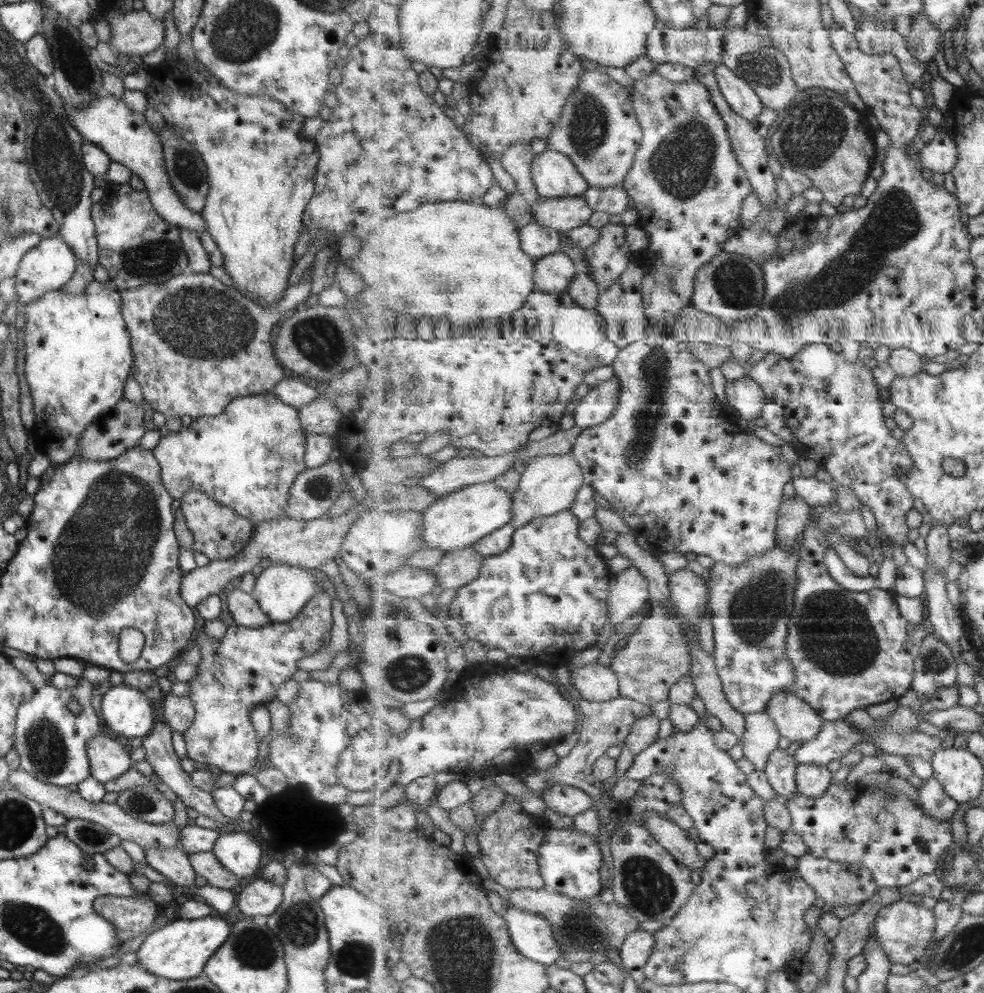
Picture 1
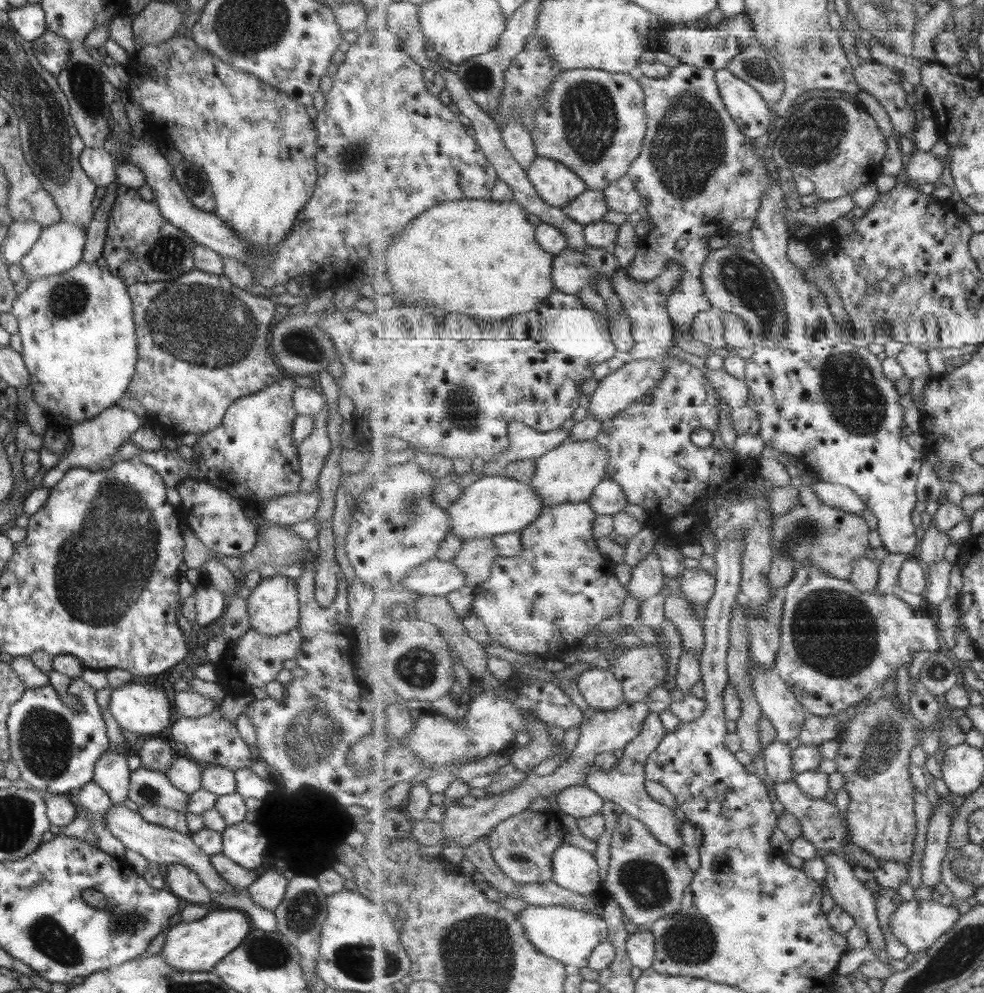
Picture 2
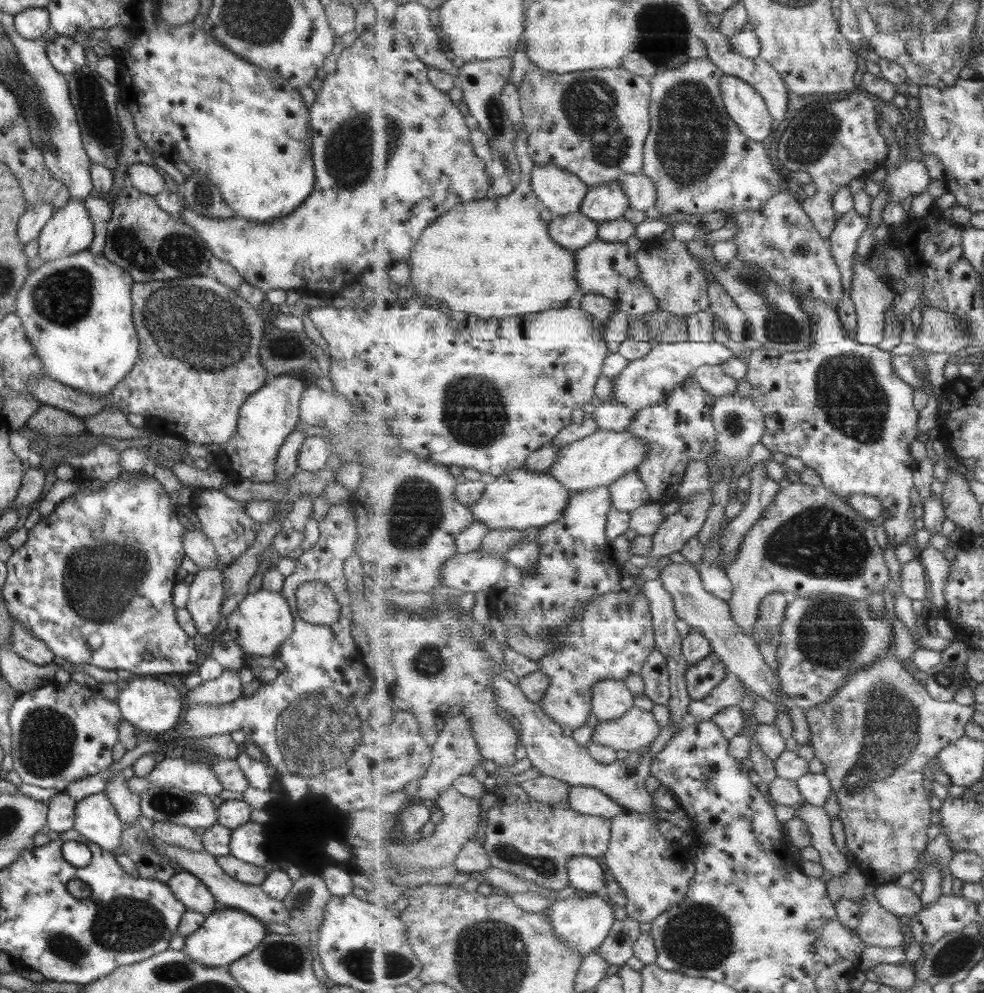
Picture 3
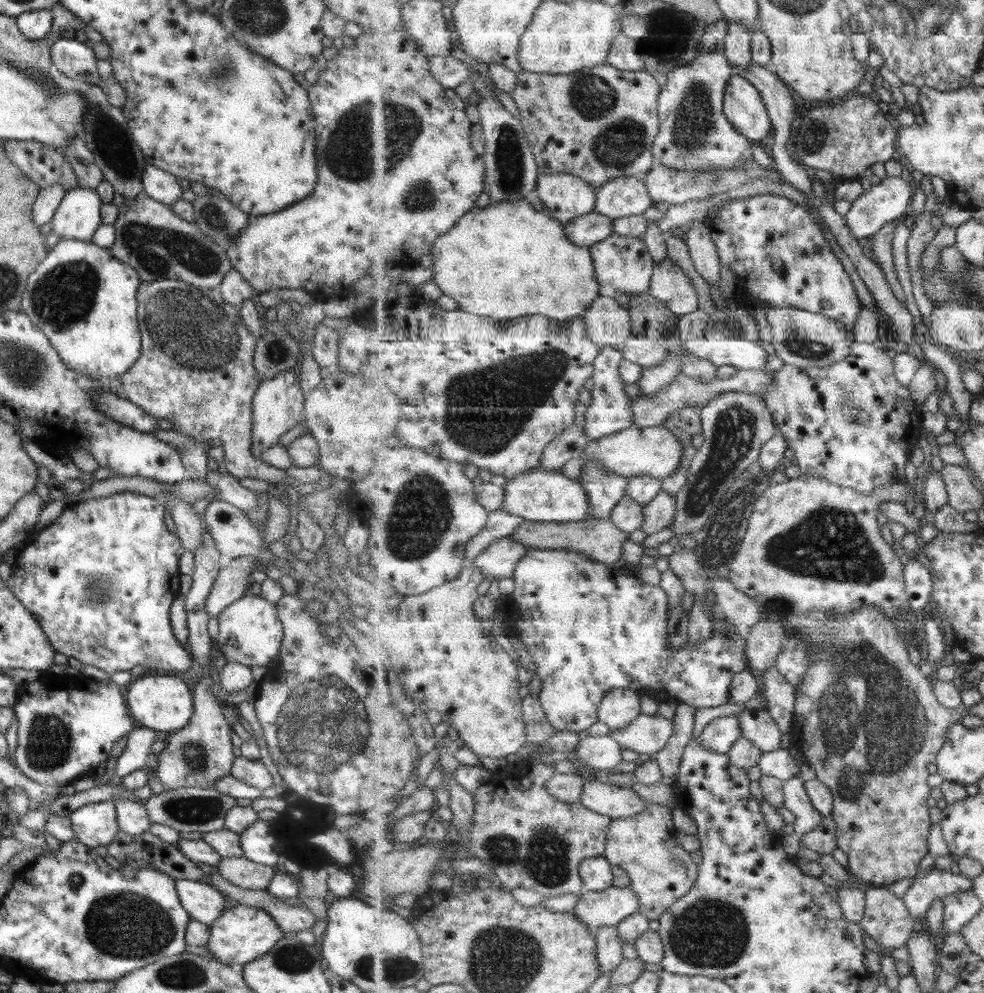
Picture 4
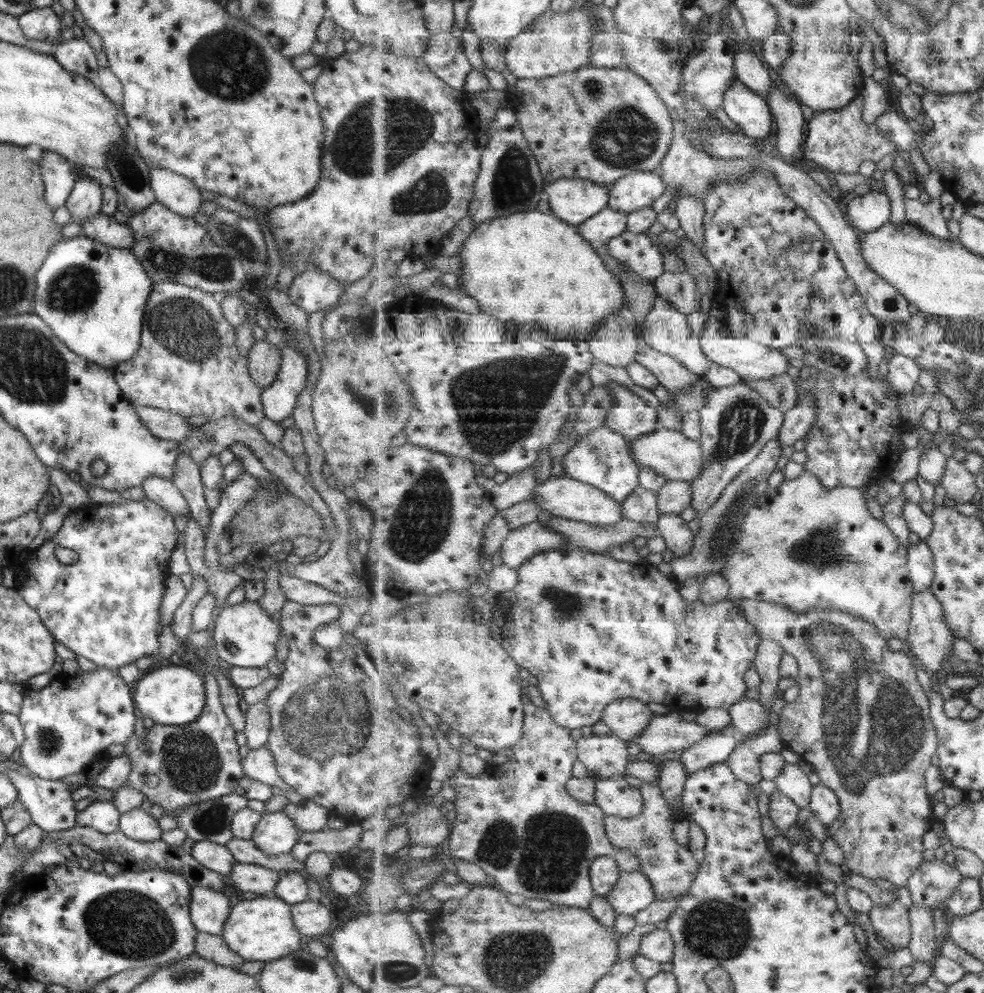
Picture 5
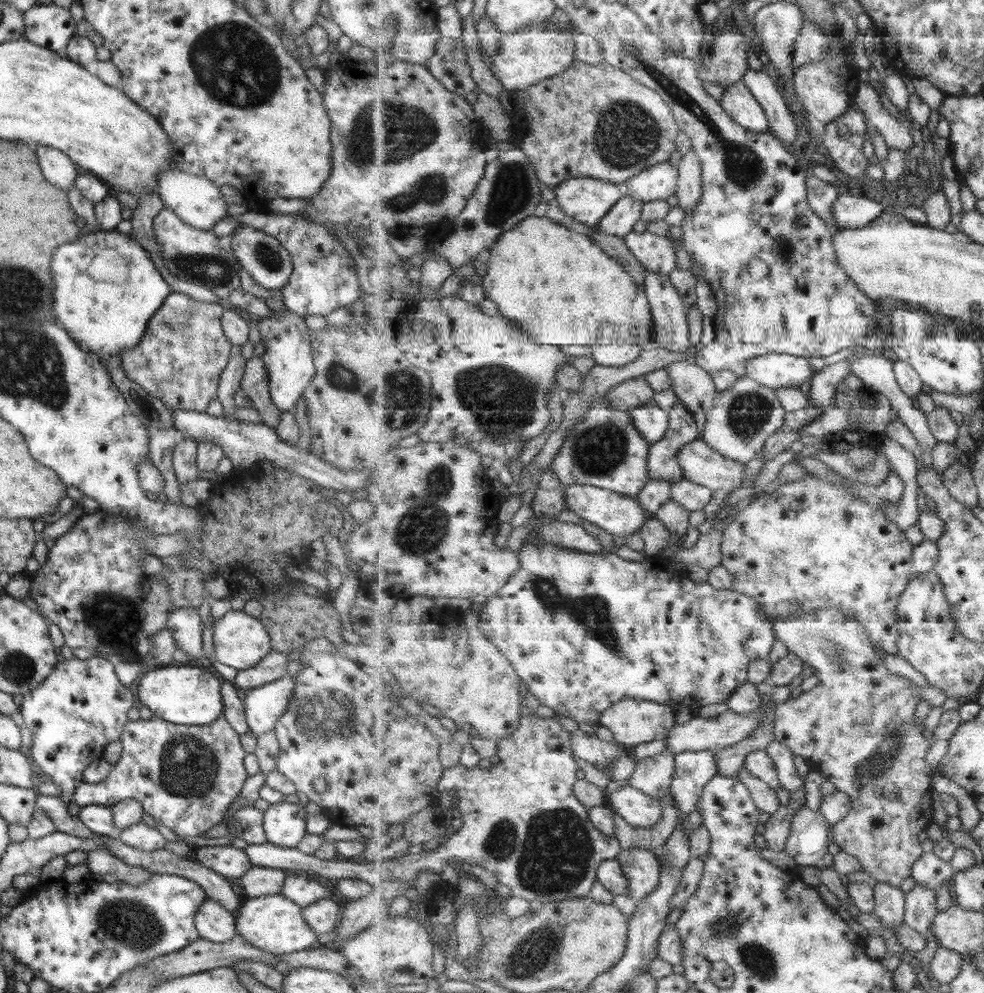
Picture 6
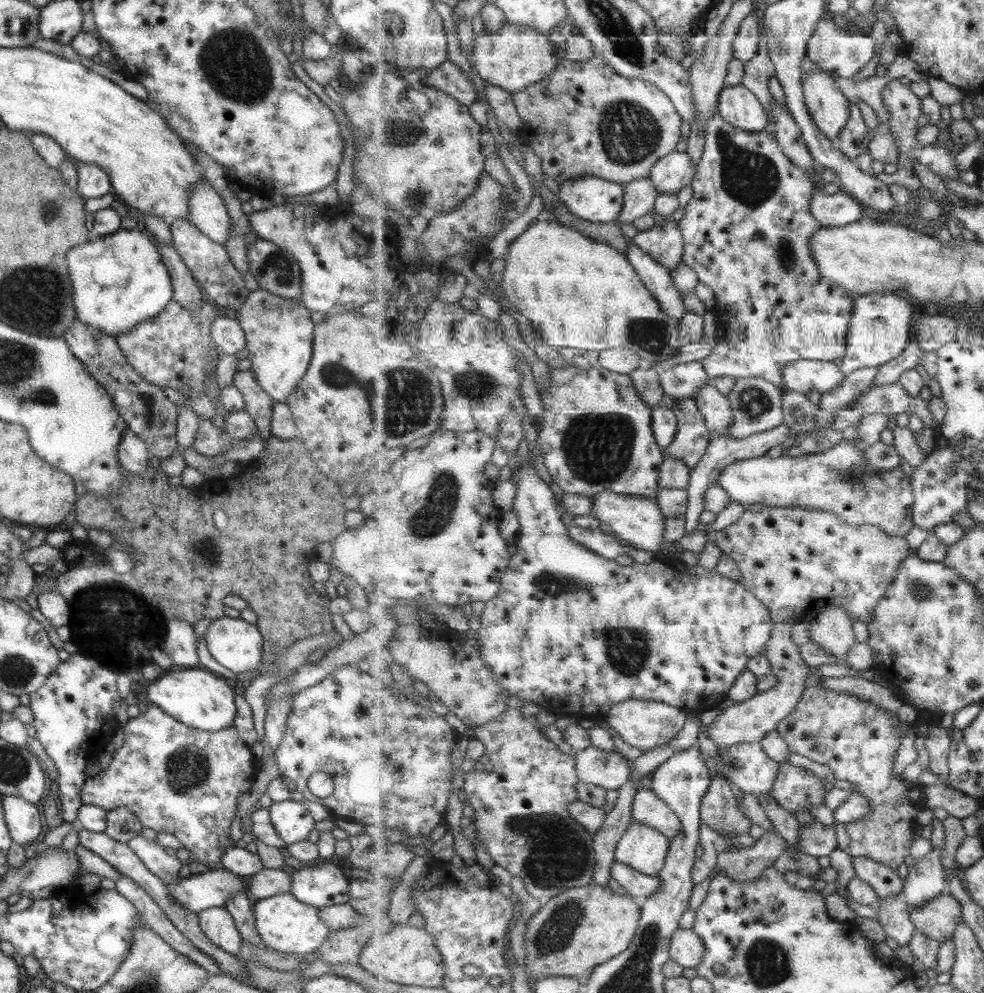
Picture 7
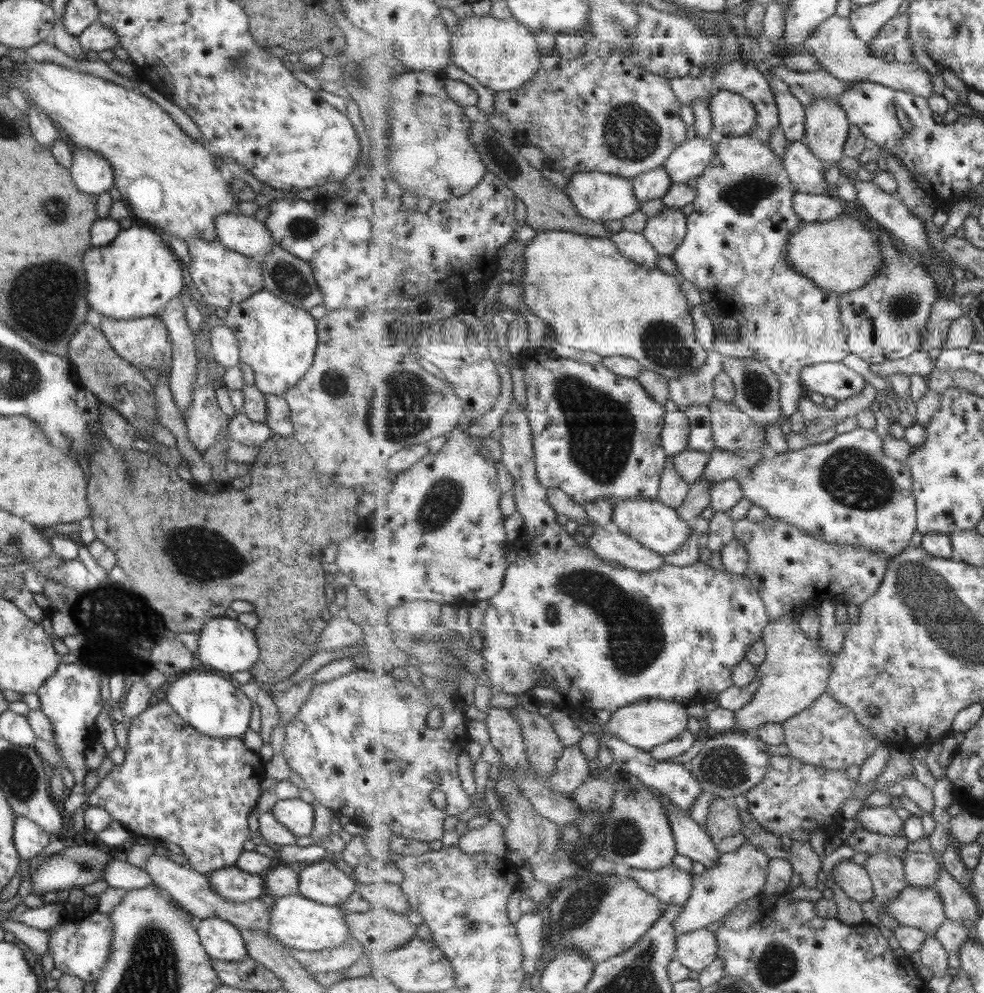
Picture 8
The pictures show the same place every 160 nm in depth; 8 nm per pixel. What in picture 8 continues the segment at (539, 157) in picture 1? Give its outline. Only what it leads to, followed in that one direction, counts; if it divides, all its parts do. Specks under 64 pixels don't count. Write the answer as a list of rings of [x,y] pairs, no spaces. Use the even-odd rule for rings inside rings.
[[[595,171],[594,173],[577,173],[570,179],[571,182],[566,185],[565,191],[575,203],[578,212],[585,218],[602,222],[623,220],[641,208],[641,202],[637,200],[630,178]]]

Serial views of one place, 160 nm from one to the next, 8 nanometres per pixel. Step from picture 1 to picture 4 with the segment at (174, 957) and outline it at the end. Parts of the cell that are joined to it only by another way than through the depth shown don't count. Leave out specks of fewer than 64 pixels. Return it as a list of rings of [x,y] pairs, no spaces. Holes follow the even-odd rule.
[[[236,904],[221,911],[221,914],[210,922],[208,929],[209,938],[206,938],[204,947],[213,954],[214,960],[235,968],[265,954],[266,950],[271,949],[277,940],[285,935],[266,912],[258,906],[244,904]]]

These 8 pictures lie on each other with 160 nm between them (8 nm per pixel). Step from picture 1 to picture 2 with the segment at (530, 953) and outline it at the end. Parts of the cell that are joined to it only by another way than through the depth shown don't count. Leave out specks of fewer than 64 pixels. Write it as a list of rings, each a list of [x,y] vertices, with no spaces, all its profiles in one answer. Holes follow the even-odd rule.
[[[527,905],[518,913],[518,919],[523,923],[523,928],[528,934],[529,940],[549,958],[556,958],[559,962],[571,967],[571,969],[588,966],[593,951],[599,944],[608,940],[611,936],[611,928],[600,912],[592,910],[577,910],[576,908],[567,908],[566,906],[537,906]]]

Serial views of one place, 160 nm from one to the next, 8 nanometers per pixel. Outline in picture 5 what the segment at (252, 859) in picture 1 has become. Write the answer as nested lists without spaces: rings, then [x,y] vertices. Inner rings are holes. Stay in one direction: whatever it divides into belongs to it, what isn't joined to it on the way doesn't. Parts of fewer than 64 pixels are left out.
[[[282,811],[262,813],[259,822],[254,826],[250,839],[254,842],[255,848],[265,856],[277,856],[287,854],[299,833],[293,823]]]

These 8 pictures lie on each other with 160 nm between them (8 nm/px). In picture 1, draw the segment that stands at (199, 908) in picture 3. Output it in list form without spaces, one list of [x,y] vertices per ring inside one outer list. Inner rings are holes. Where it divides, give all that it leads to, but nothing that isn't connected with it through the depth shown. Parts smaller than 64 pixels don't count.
[[[169,847],[166,849],[143,850],[145,862],[170,880],[173,884],[183,888],[183,898],[192,897],[190,891],[195,887],[193,878],[194,870],[189,864],[188,856],[181,849]]]

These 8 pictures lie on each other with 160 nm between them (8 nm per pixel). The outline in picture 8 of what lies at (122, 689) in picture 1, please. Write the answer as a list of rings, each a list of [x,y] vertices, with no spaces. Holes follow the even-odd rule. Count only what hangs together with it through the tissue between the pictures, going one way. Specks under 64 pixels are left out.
[[[207,672],[177,676],[166,689],[166,703],[187,725],[209,738],[241,738],[247,730],[251,704],[238,685]]]

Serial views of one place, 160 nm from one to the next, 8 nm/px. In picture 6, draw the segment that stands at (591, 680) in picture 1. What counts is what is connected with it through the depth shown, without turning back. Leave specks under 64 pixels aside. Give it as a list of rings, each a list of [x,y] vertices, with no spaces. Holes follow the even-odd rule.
[[[625,699],[608,708],[599,724],[612,730],[615,741],[637,746],[641,742],[665,739],[675,723],[671,706],[643,699]]]

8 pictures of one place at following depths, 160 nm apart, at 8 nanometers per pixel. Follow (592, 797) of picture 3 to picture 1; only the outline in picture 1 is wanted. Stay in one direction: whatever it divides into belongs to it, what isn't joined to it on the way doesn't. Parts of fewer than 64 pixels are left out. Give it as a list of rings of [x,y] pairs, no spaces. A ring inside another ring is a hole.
[[[557,784],[557,786],[549,788],[549,792],[545,792],[542,800],[548,810],[571,817],[589,810],[594,801],[587,792],[567,784]]]

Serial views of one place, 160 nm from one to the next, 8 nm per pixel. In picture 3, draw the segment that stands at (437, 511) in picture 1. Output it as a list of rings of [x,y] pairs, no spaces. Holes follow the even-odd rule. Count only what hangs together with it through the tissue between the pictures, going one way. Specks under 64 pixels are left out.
[[[525,468],[509,471],[502,477],[487,483],[485,496],[471,511],[479,523],[485,523],[491,531],[496,529],[533,530],[559,521],[569,506],[572,492],[549,472],[531,471]]]

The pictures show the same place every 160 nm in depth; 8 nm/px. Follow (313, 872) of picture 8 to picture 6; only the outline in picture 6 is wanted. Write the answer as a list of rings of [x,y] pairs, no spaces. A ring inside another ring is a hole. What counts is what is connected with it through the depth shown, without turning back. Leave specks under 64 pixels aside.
[[[287,873],[279,893],[293,904],[304,907],[319,899],[327,899],[330,895],[328,890],[325,883]]]

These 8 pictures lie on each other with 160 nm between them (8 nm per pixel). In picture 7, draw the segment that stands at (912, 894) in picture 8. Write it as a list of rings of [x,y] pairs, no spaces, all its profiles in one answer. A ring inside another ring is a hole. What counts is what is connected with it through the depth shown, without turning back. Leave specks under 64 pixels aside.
[[[943,892],[926,906],[914,906],[910,913],[917,930],[941,942],[954,938],[957,925],[964,920],[961,903],[949,892]]]

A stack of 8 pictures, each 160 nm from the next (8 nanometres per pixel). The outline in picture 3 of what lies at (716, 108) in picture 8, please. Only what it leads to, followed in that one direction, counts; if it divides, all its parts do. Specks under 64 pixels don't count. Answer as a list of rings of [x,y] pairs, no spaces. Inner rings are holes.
[[[724,74],[720,90],[730,117],[749,138],[763,142],[774,133],[777,121],[755,87],[737,76]]]

